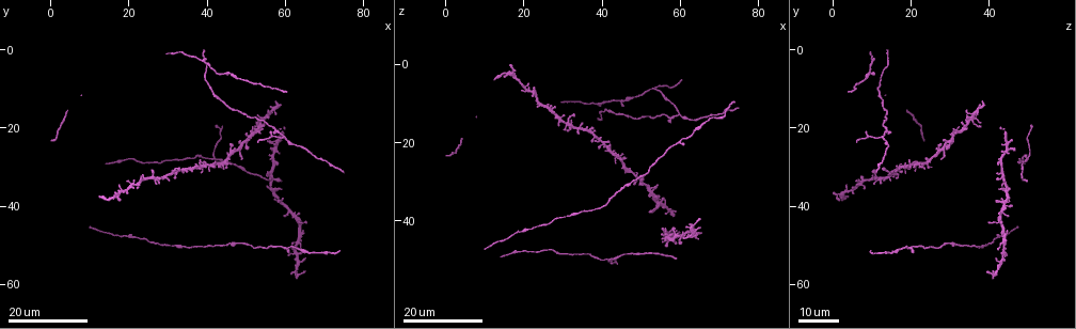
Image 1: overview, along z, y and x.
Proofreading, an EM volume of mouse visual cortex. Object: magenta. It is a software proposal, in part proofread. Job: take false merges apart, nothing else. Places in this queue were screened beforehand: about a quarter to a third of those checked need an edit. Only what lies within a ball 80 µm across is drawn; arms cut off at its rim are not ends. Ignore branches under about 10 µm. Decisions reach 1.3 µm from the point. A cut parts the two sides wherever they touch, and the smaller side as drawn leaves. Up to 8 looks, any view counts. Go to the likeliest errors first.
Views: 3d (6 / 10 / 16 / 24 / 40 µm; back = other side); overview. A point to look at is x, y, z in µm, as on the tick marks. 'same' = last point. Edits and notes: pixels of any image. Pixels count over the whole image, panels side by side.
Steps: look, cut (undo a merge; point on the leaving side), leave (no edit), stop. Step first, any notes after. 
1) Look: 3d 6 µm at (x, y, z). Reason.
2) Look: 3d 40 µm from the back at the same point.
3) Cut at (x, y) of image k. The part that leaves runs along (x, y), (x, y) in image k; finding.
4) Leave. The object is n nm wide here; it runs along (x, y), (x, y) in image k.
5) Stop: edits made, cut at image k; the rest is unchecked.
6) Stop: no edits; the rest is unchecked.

Look: 3d 16 µm at (21.0, 34.5, 7.0). Four arms meet.

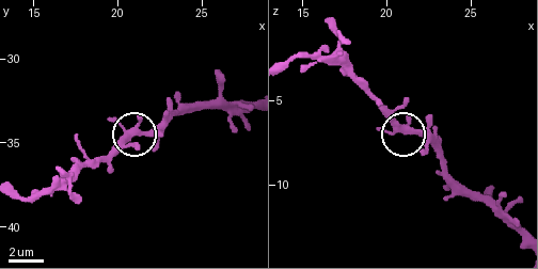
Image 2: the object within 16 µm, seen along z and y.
Look: 3d 6 µm at (20.7, 34.3, 6.8). Closer look.

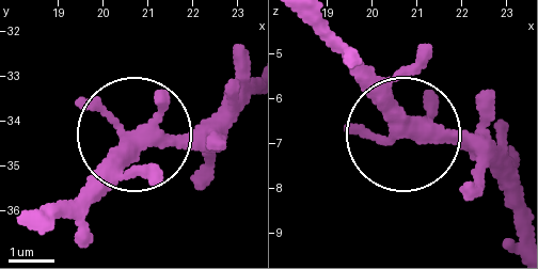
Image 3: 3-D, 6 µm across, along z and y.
Leave. The object is 320 nm wide here; one neuron here.

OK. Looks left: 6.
Look: 3d 24 µm at (49.5, 23.5, 29.5). Four-way junction.

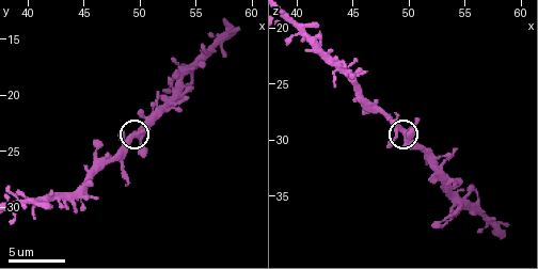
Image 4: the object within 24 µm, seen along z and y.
Look: 3d 6 µm at (49.4, 23.4, 29.2).

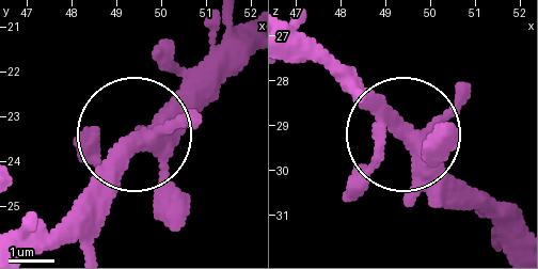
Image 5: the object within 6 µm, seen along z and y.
Leave. The object is 340 nm wide here; one neuron here.

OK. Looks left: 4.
Look: 3d 16 µm at (58.0, 20.5, 13.5). A fork.

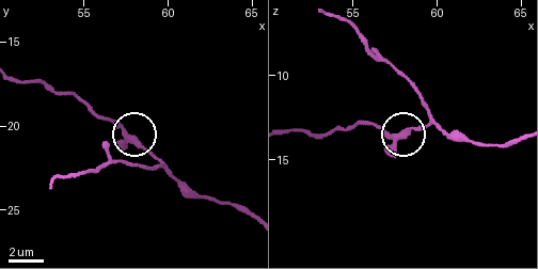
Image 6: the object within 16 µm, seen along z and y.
Look: 3d 10 µm at (57.7, 20.7, 13.5).

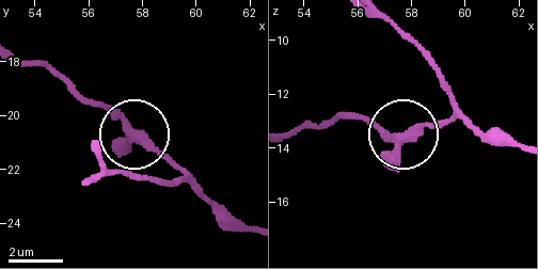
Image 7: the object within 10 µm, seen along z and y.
Leave. One neuron here.

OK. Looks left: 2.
Look: 3d 16 µm at (59.5, 50.5, 20.0). Sudden change in width.

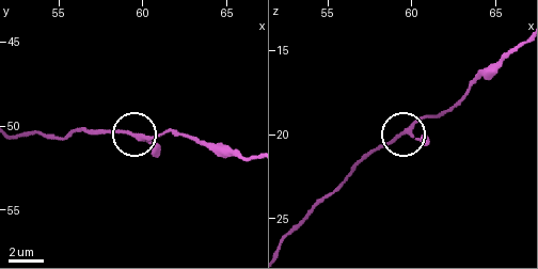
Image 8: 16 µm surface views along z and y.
Look: 3d 10 µm at (59.0, 50.2, 20.1). Zoom in.

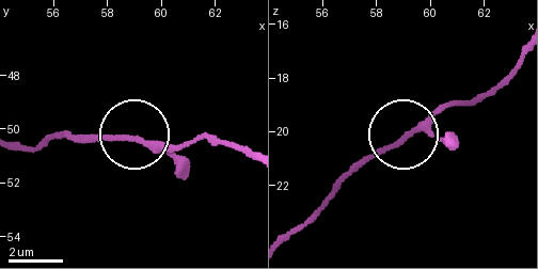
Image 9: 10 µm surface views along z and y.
Leave. 3 arms meet here; it runs along (20, 144), (138, 137), (184, 144) in image 9; all the same neuron.

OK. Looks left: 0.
Stop: no edits; the rest is unchecked.

